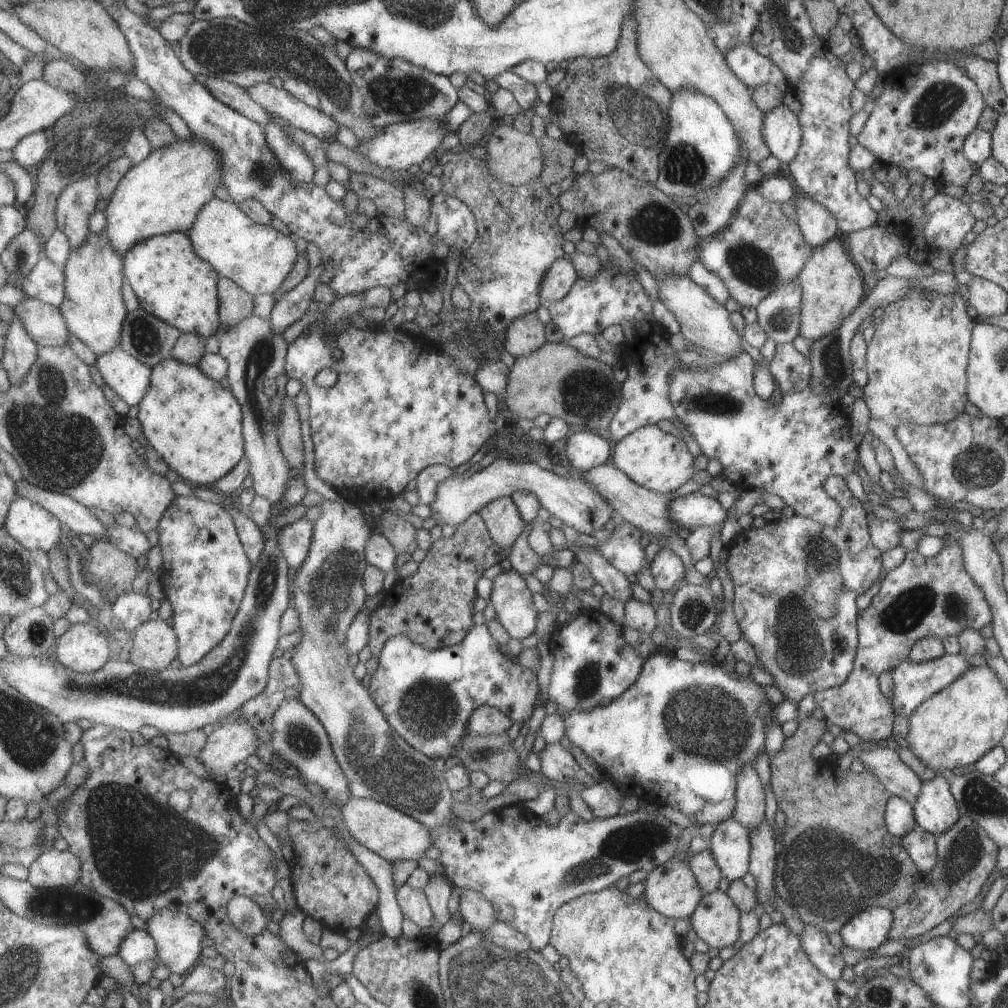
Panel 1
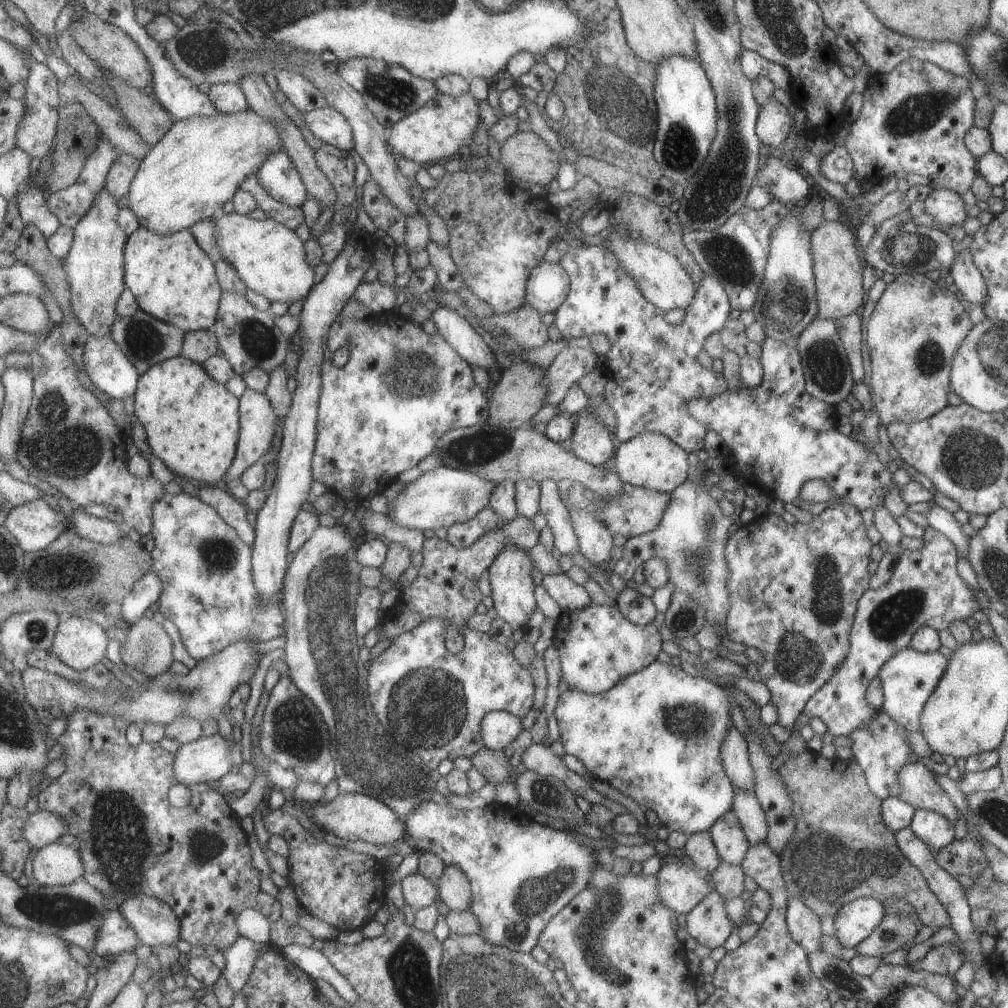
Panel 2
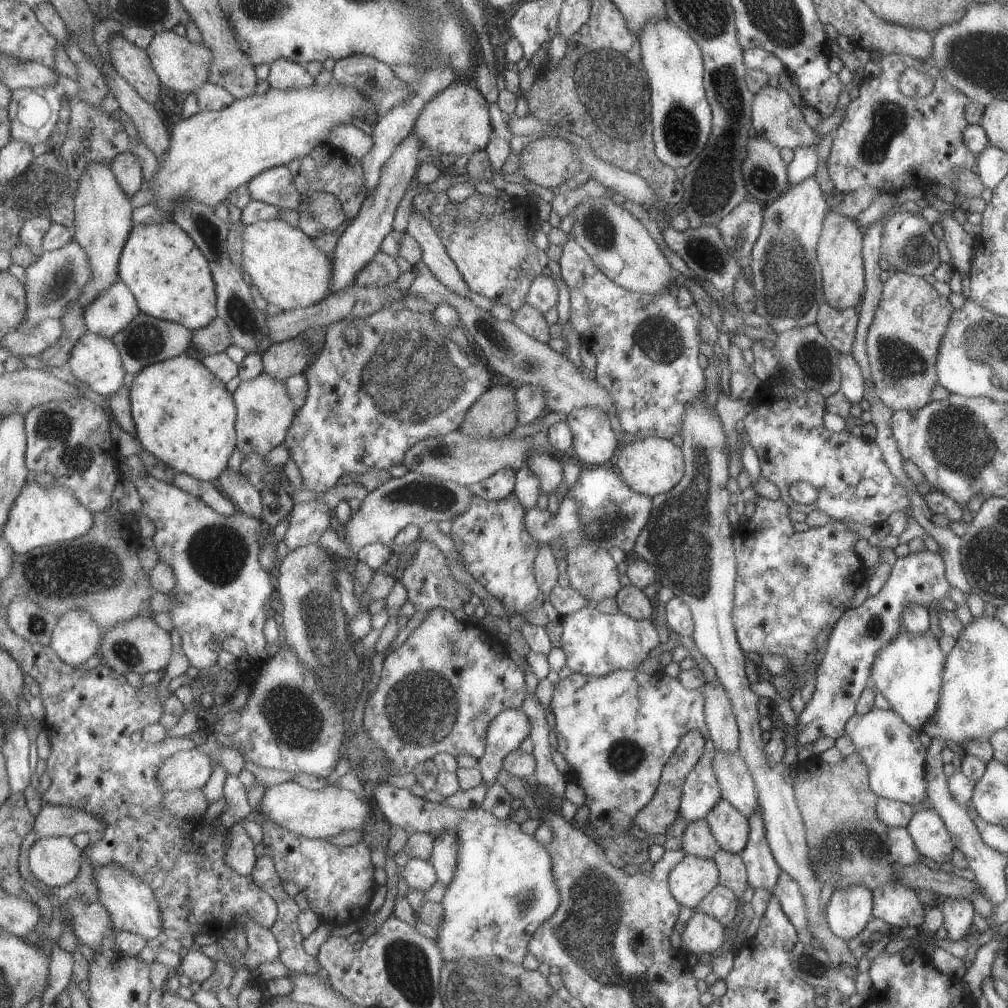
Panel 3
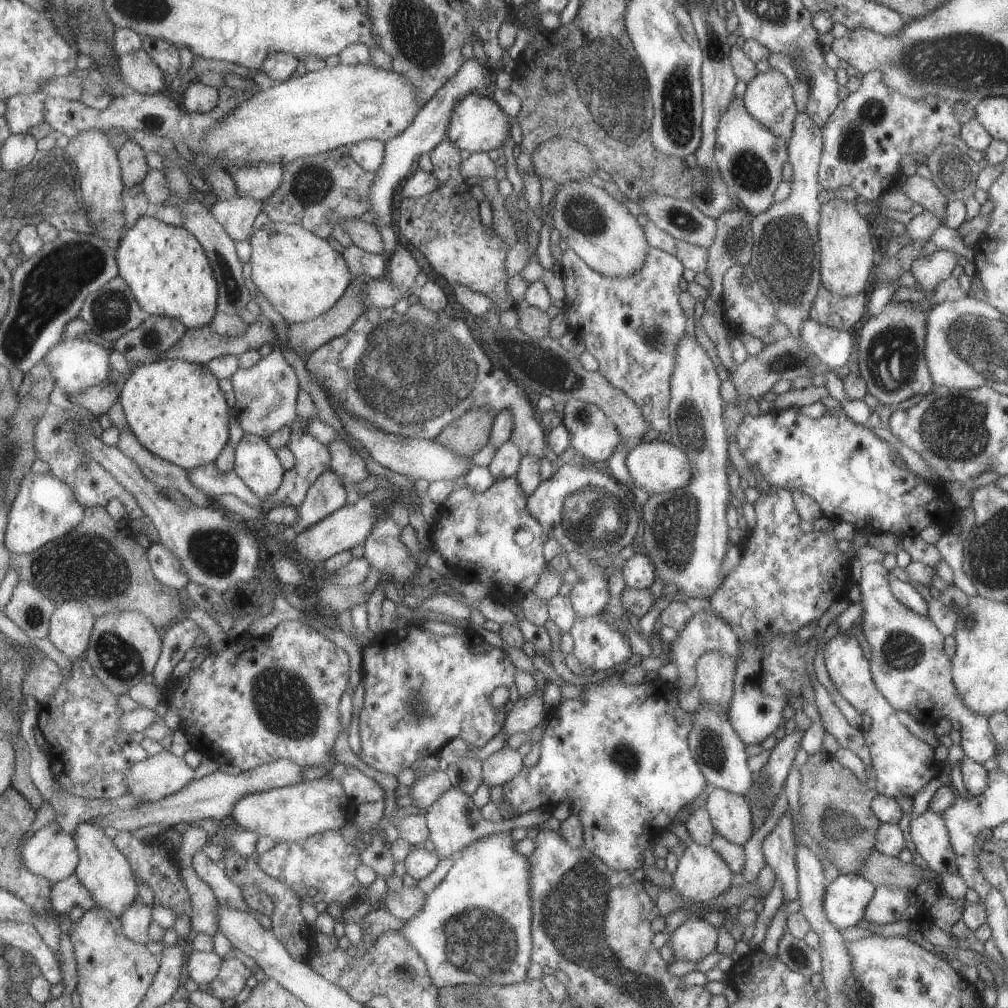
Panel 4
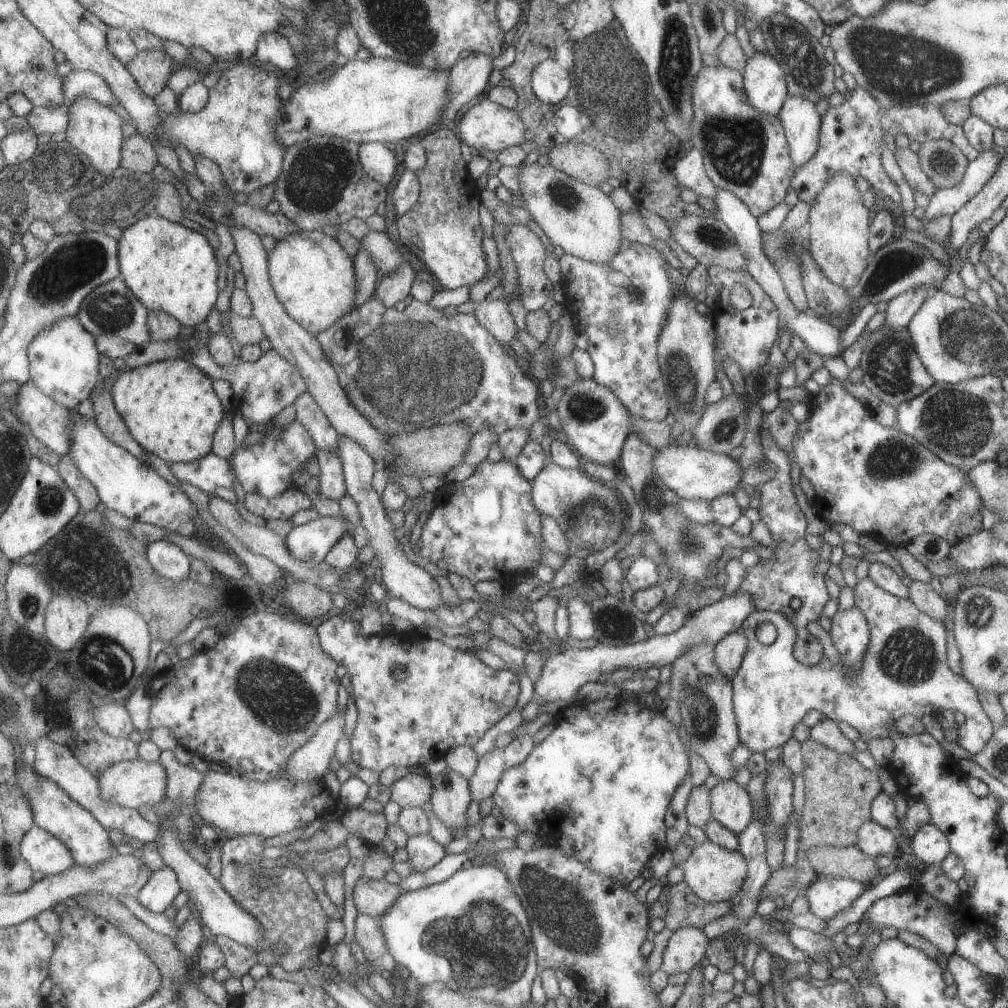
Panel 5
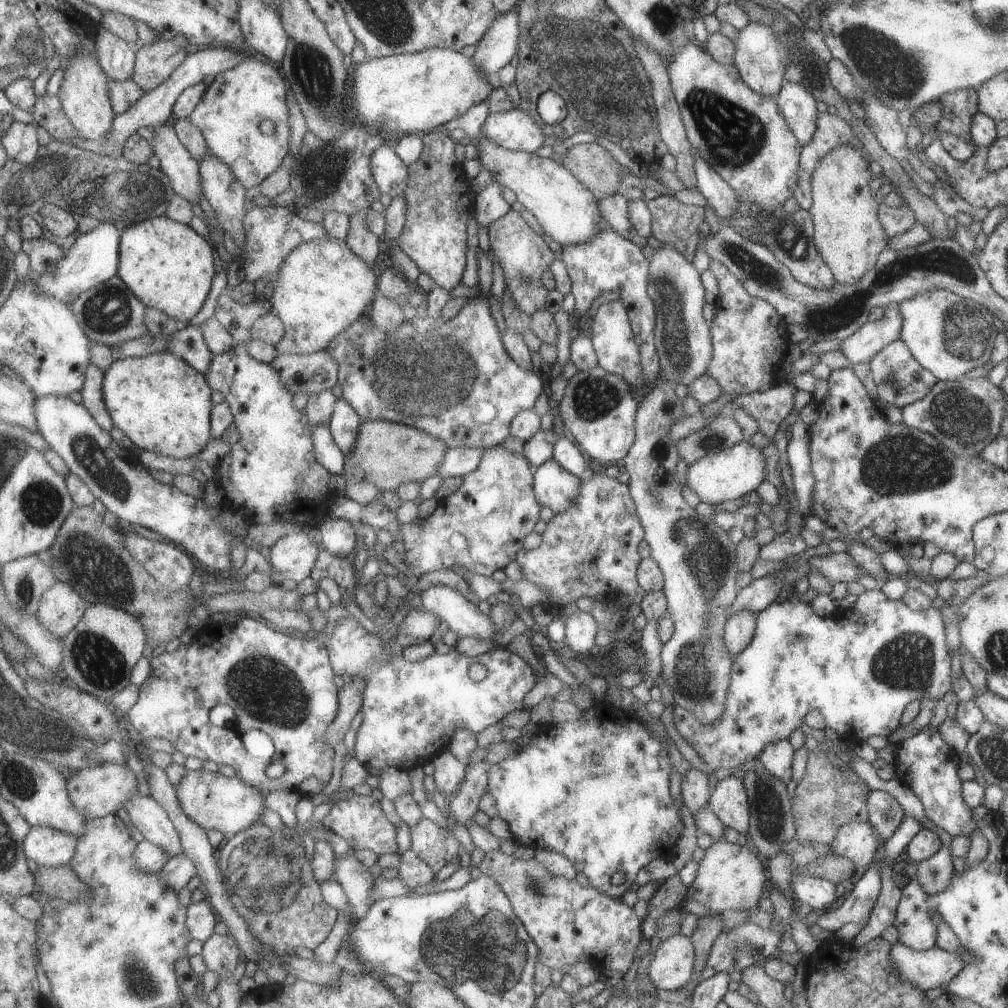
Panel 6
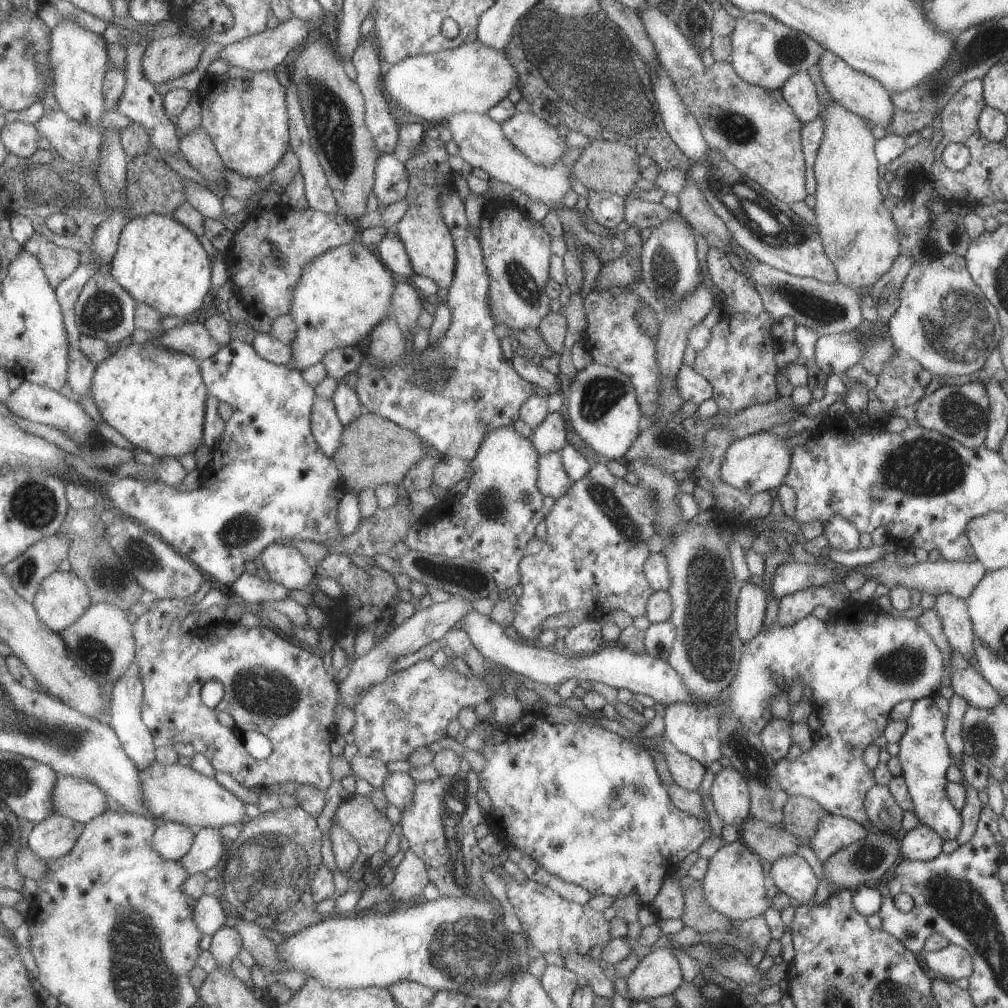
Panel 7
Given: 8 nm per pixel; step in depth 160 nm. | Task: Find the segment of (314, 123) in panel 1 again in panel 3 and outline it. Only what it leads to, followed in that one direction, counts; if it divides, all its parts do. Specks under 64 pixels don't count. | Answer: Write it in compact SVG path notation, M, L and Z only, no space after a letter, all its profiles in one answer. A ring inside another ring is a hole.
M339 124L331 130L329 140L327 140L335 149L344 151L347 155L354 158L363 159L375 147L374 136L363 132L353 124Z

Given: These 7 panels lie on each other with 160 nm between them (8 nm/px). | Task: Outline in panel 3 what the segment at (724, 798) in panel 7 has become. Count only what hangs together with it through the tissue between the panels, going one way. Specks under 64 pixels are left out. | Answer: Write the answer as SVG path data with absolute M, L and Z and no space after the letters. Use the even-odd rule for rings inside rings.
M721 797L704 818L719 849L740 854L748 838L748 820Z

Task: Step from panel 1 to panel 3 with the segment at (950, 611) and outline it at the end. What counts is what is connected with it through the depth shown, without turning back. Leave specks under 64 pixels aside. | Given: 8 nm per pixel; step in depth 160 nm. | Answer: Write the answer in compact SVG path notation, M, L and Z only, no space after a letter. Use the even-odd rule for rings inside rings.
M927 548L921 552L909 552L895 560L891 574L875 596L867 597L857 608L845 610L825 641L825 655L817 666L815 691L798 716L796 747L805 748L820 737L835 740L841 736L847 720L855 712L861 692L867 687L877 652L899 636L907 604L919 604L927 610L943 612L940 600L949 598L944 566L940 552Z

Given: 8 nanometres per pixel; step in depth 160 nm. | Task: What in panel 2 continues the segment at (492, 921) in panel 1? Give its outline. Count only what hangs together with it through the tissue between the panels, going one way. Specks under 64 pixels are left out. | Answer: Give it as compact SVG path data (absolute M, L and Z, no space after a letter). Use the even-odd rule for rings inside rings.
M451 864L445 868L438 891L439 898L451 911L467 912L471 910L473 886L467 874L457 864Z

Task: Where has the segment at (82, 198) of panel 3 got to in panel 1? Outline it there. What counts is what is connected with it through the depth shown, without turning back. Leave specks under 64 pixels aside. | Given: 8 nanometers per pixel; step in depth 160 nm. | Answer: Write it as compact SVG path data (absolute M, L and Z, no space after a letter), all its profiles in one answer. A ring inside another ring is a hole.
M104 228L100 232L91 232L84 244L71 252L70 260L63 266L63 270L66 275L66 297L59 310L68 323L71 334L84 342L97 356L118 349L129 314L123 293L126 282L124 256L112 244L107 230Z

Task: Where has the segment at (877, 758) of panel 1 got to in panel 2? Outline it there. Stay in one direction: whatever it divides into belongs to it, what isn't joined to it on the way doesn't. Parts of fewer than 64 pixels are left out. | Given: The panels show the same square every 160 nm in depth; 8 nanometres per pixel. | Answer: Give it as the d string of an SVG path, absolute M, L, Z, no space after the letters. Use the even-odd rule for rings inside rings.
M918 762L903 764L897 772L897 797L909 804L914 810L933 810L937 814L943 814L951 826L957 822L957 810L949 796L946 796L939 788L933 772Z

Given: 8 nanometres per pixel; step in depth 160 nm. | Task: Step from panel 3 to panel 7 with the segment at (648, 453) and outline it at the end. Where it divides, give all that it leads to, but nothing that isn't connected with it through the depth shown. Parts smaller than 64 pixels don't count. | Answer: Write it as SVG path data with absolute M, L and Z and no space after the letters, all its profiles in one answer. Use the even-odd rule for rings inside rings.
M757 431L753 434L735 439L724 454L720 477L733 488L744 493L755 494L778 488L790 469L792 451L787 448L785 439L769 431Z

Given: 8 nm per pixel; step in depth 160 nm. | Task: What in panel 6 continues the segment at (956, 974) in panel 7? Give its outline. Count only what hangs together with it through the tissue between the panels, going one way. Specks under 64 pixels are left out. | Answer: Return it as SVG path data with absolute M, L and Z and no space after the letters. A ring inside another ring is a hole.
M893 943L889 956L896 973L924 993L947 984L966 963L959 951L944 951L935 946L915 952L901 943Z

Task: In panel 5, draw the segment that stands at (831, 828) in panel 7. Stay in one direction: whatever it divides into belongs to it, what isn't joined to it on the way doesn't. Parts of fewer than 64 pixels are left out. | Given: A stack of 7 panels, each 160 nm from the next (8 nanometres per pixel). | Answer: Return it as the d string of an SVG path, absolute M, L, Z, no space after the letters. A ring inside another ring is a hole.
M865 822L857 830L857 840L854 846L857 846L865 856L875 858L884 854L900 857L902 851L895 846L894 830L887 830L877 824L877 822Z

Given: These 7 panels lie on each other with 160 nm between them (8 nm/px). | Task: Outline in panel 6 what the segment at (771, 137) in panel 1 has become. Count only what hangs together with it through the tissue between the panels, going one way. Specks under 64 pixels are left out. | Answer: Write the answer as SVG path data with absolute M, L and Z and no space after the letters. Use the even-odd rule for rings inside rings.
M749 21L744 28L738 30L737 38L733 40L735 52L732 64L738 70L741 80L757 94L775 97L780 84L784 80L784 70L789 64L794 48L778 41L775 31L767 22Z

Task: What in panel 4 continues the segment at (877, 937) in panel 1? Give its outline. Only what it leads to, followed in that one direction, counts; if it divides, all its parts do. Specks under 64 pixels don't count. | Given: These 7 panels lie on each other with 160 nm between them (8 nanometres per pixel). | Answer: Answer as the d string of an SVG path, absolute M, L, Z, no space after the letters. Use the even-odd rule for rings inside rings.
M838 875L825 888L825 894L823 894L823 912L825 912L827 920L837 930L851 929L857 925L861 918L864 918L865 908L871 901L873 894L873 884L865 878L858 875Z

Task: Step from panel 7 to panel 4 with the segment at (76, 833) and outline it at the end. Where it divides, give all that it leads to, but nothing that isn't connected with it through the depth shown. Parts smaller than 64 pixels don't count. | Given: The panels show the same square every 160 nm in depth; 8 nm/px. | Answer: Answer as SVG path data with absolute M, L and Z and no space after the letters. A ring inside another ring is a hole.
M56 819L24 844L22 858L30 871L54 884L73 876L81 862L78 843Z

